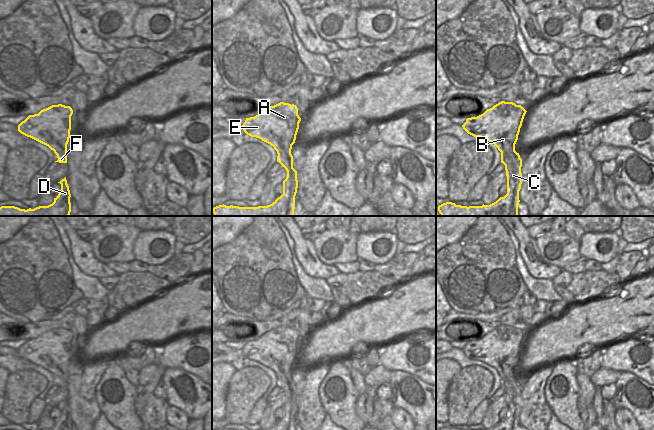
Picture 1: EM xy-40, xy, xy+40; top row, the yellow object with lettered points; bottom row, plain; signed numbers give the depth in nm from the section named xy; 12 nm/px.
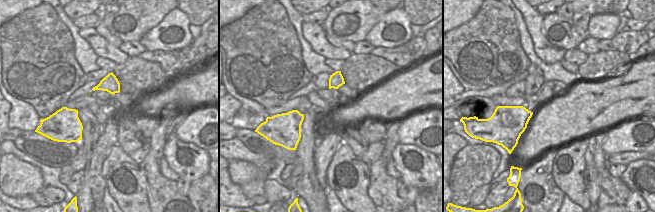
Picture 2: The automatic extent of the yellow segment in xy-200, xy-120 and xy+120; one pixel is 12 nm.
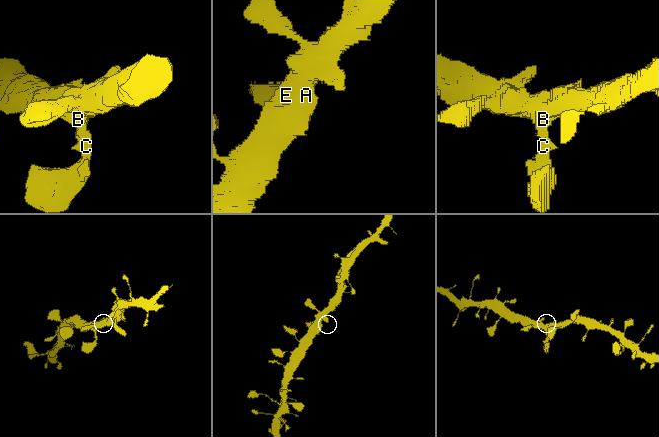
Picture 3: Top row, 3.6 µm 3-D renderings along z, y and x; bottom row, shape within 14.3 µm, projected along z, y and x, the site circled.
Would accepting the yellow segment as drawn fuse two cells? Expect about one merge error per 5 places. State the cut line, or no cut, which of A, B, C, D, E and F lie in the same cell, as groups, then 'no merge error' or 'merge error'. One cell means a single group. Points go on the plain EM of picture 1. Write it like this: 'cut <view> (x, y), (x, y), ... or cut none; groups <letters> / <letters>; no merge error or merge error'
cut none; groups A B C D E F; no merge error

